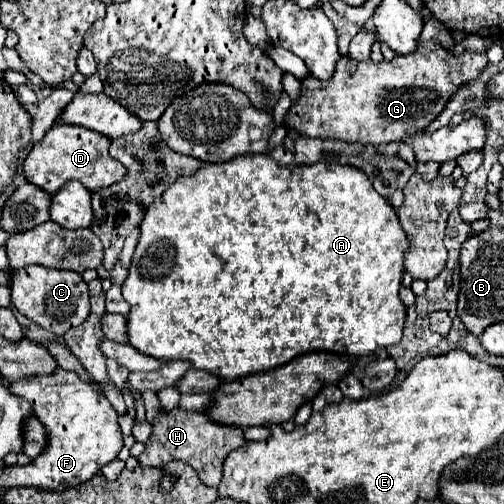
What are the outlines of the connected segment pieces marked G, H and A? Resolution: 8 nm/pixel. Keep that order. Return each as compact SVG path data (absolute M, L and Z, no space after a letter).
M433 42L421 44L415 52L407 56L395 56L391 62L383 60L379 64L373 64L371 60L357 62L351 60L349 56L343 56L337 62L333 78L317 80L313 76L305 76L301 80L301 92L295 104L291 104L291 108L285 112L285 126L301 136L311 136L311 138L335 138L343 142L377 144L377 146L389 142L403 142L403 138L423 132L425 126L439 116L439 110L443 110L451 94L461 84L475 80L485 66L487 66L487 56L481 52L463 52L455 56Z
M175 408L169 412L161 412L153 422L153 434L145 444L145 452L139 456L143 466L163 468L171 460L183 460L191 464L203 484L219 486L223 474L223 462L231 450L243 446L243 428L239 426L225 426L213 422L205 412L189 412L183 408Z
M245 154L245 156L237 156L229 162L221 162L221 164L203 164L193 176L183 176L179 178L175 184L171 184L161 198L157 198L149 210L145 212L145 218L141 222L141 238L137 244L137 250L133 254L133 262L129 268L129 276L123 284L123 298L131 304L131 312L127 316L129 322L129 344L133 348L137 348L139 352L159 358L159 360L189 360L195 368L205 368L209 372L213 372L215 376L223 378L223 380L235 380L241 376L251 376L257 372L267 372L273 368L279 368L283 364L287 364L289 360L293 360L295 356L301 356L305 352L313 352L313 350L327 350L327 352L337 352L337 354L349 354L349 356L365 356L365 354L373 354L379 348L397 344L403 338L403 328L405 328L405 320L407 320L407 306L401 302L399 298L399 288L401 288L401 278L403 278L403 258L409 250L409 238L405 234L405 230L399 226L399 216L395 212L395 208L391 206L391 202L383 196L377 194L377 190L371 186L367 174L363 174L363 170L357 170L355 166L341 166L341 164L327 164L327 162L317 162L311 166L279 166L273 158L269 158L267 154Z

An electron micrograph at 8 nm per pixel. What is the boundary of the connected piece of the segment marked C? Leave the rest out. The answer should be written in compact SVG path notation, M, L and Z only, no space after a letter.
M25 266L13 274L11 300L15 308L29 320L63 336L67 330L79 326L89 314L89 290L81 274L71 270L57 270L47 266Z

